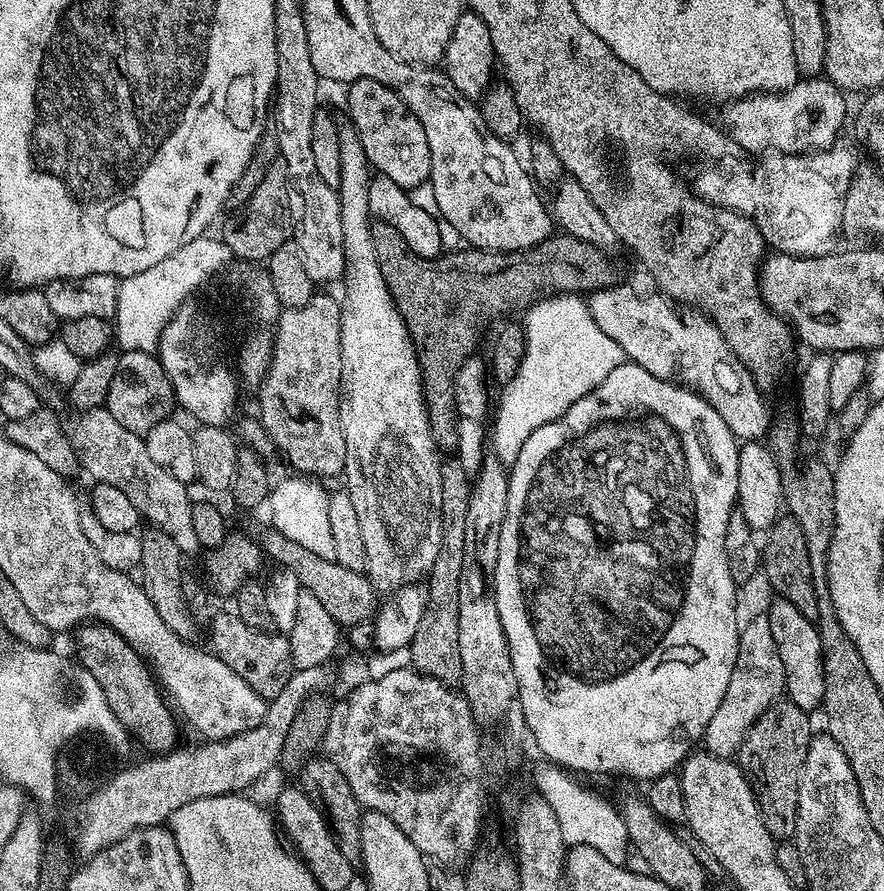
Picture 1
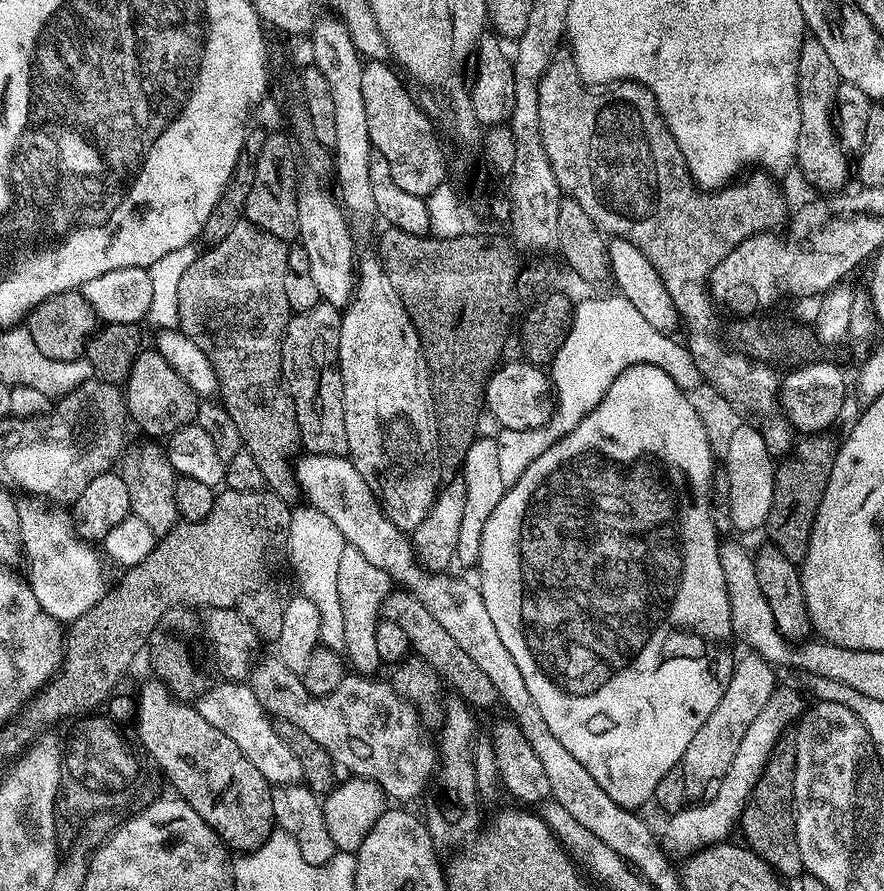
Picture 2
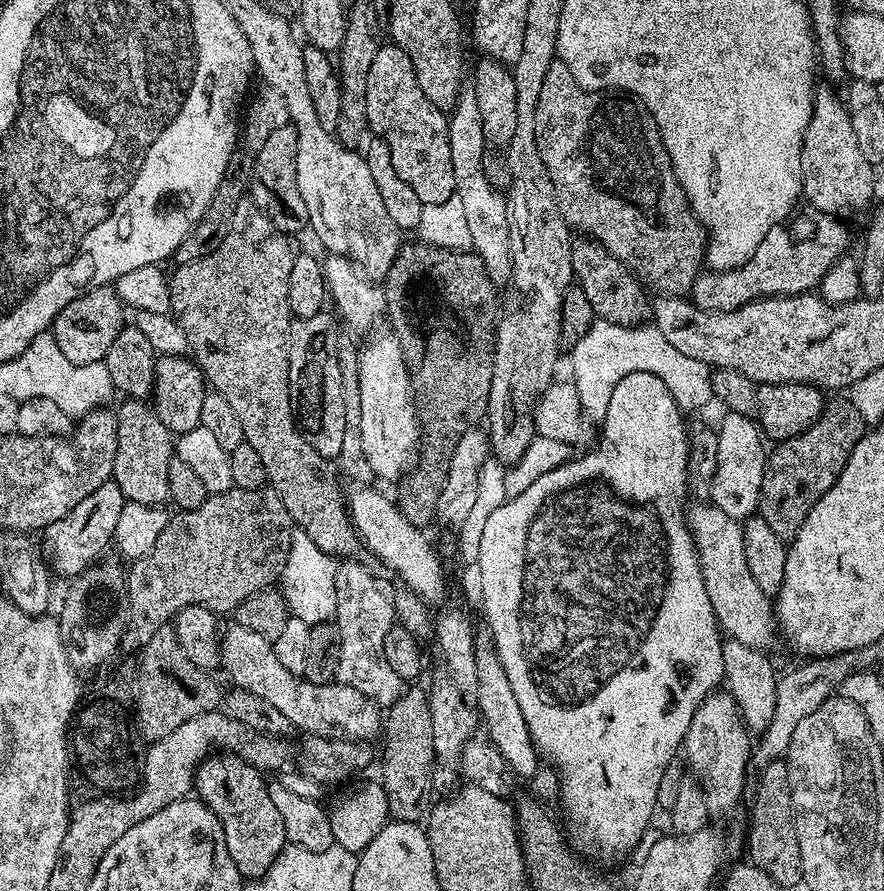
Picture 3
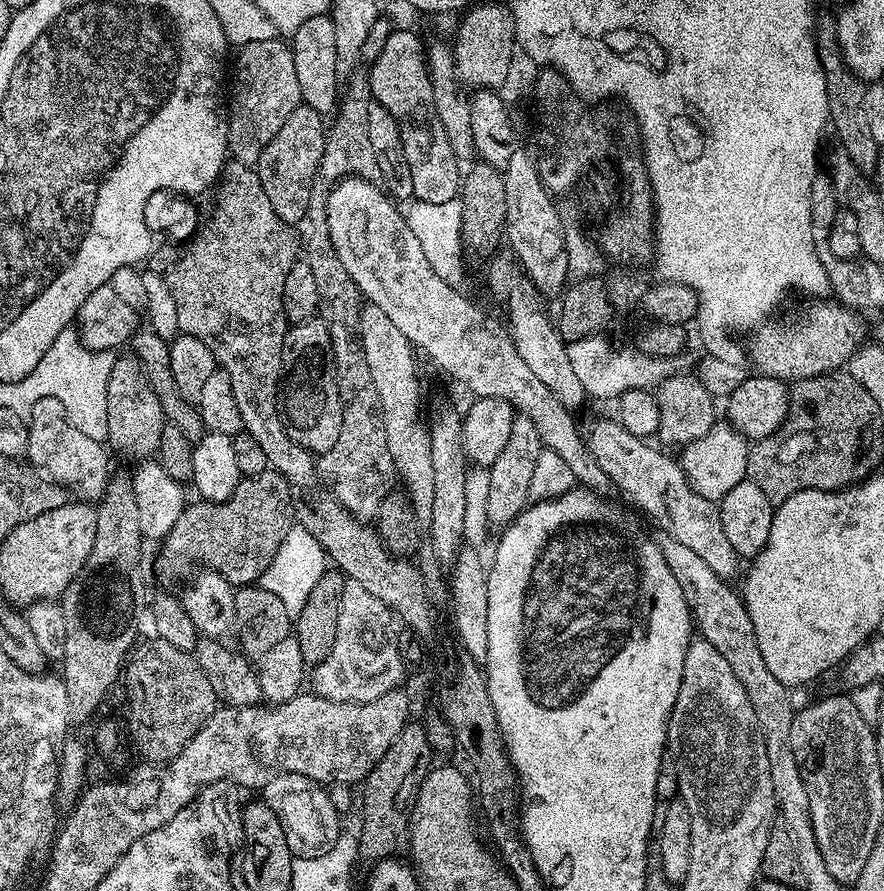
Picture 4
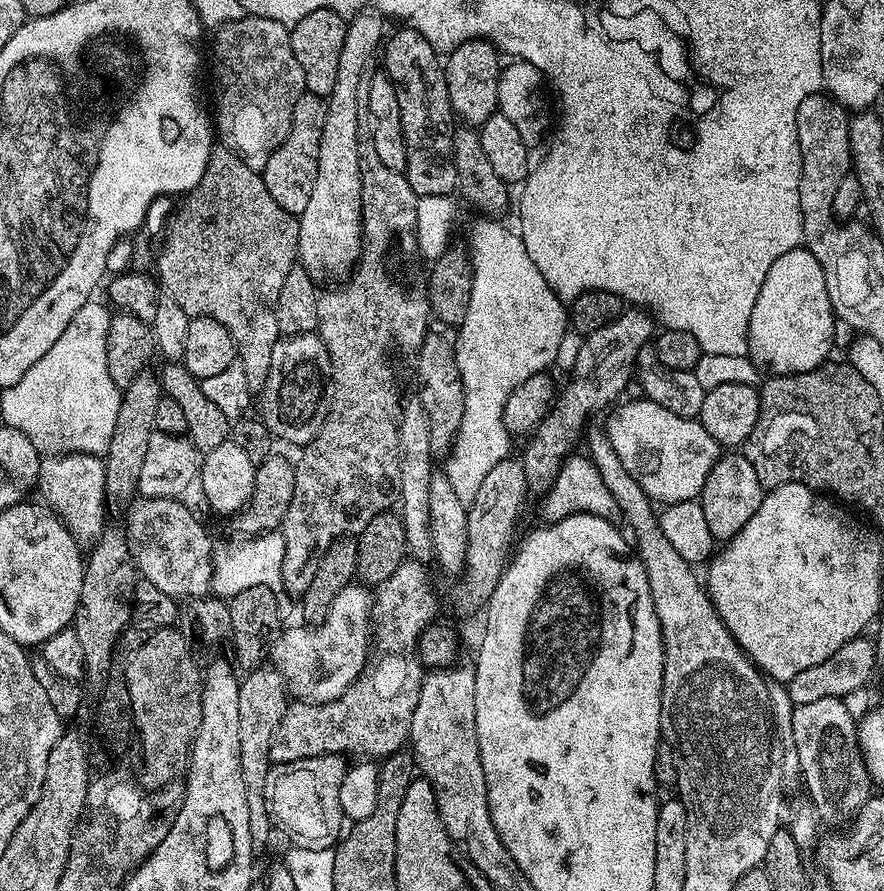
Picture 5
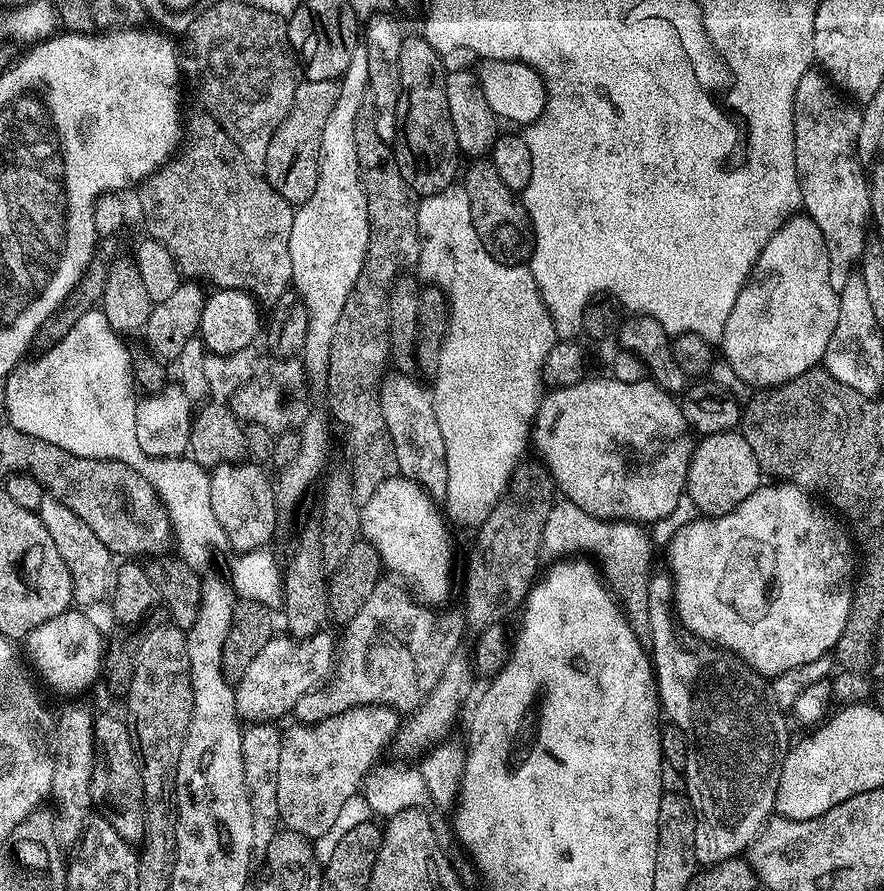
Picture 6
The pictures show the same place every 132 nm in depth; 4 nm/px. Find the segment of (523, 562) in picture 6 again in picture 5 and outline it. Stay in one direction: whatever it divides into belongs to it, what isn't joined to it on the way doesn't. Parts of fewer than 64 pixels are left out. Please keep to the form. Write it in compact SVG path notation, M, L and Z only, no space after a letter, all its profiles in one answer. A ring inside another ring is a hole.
M632 306L622 311L608 325L583 337L578 356L571 362L572 377L568 385L559 389L552 407L548 409L548 415L536 431L527 437L528 445L524 448L522 463L526 470L526 482L533 493L543 494L548 491L548 486L565 464L567 456L564 455L575 442L580 427L581 432L585 427L584 419L591 412L611 409L625 395L624 387L634 380L638 354L653 339L652 324L654 316L651 311Z

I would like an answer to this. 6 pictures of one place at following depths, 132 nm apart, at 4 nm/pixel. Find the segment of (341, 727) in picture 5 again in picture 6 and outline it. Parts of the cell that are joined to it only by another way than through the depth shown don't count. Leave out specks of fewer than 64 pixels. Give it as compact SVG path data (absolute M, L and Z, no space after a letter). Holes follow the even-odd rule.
M382 578L378 584L376 584L372 593L370 593L368 599L364 601L364 604L350 621L347 621L345 625L346 634L344 636L344 646L342 648L341 660L337 663L335 672L329 682L329 684L323 686L319 690L308 692L297 702L294 709L294 716L297 716L299 723L304 726L311 724L317 724L320 721L324 721L330 717L336 717L344 712L348 712L352 708L363 707L387 707L391 711L398 714L411 714L421 707L428 700L429 694L434 690L434 686L441 680L442 672L446 670L446 666L449 665L453 657L457 655L459 651L459 644L462 640L464 632L467 629L467 619L463 611L460 612L436 612L414 600L409 592L400 584L388 580L390 578Z

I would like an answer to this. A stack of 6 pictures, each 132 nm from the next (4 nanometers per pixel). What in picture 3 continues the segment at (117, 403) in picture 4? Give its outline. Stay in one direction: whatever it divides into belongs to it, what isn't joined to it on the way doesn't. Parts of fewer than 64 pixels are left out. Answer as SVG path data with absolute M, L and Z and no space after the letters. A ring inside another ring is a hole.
M131 398L115 409L118 418L118 454L114 454L112 479L122 490L125 501L163 505L169 499L167 474L174 457L174 433L156 416L151 403Z

